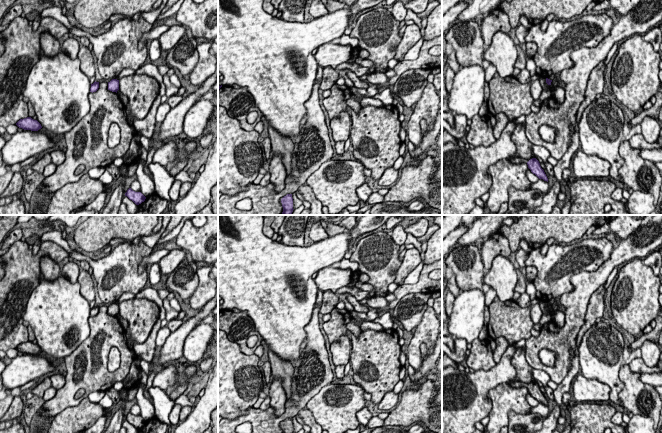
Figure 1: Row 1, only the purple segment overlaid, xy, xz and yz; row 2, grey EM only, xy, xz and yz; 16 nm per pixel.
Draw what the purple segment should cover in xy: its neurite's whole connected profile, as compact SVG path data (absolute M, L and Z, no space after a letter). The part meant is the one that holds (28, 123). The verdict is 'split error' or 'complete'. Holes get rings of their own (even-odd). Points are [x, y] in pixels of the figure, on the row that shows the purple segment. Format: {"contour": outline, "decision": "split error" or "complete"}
{"contour": "M31 117L20 119L16 123L16 125L24 130L31 130L31 131L38 131L39 129L42 128L41 124L37 120L32 119Z", "decision": "complete"}

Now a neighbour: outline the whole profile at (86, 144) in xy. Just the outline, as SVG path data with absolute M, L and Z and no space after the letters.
M103 80L99 82L98 90L90 92L88 97L90 111L64 134L65 161L38 187L44 194L50 195L68 183L79 181L92 168L106 168L116 158L123 157L130 147L135 128L128 123L118 93L110 91ZM112 123L118 124L121 139L117 146L109 148L107 140ZM80 165L84 165L85 170L76 175L75 170Z

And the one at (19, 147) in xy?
M31 130L17 132L6 140L2 148L3 164L11 166L21 163L53 147L55 142L43 132Z

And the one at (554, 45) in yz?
M605 13L586 15L568 22L552 20L545 31L541 30L540 24L532 25L525 37L525 42L534 42L537 45L537 52L533 58L536 64L536 74L539 77L547 78L551 74L571 68L573 66L571 53L578 47L597 47L610 34L612 27L613 20Z

